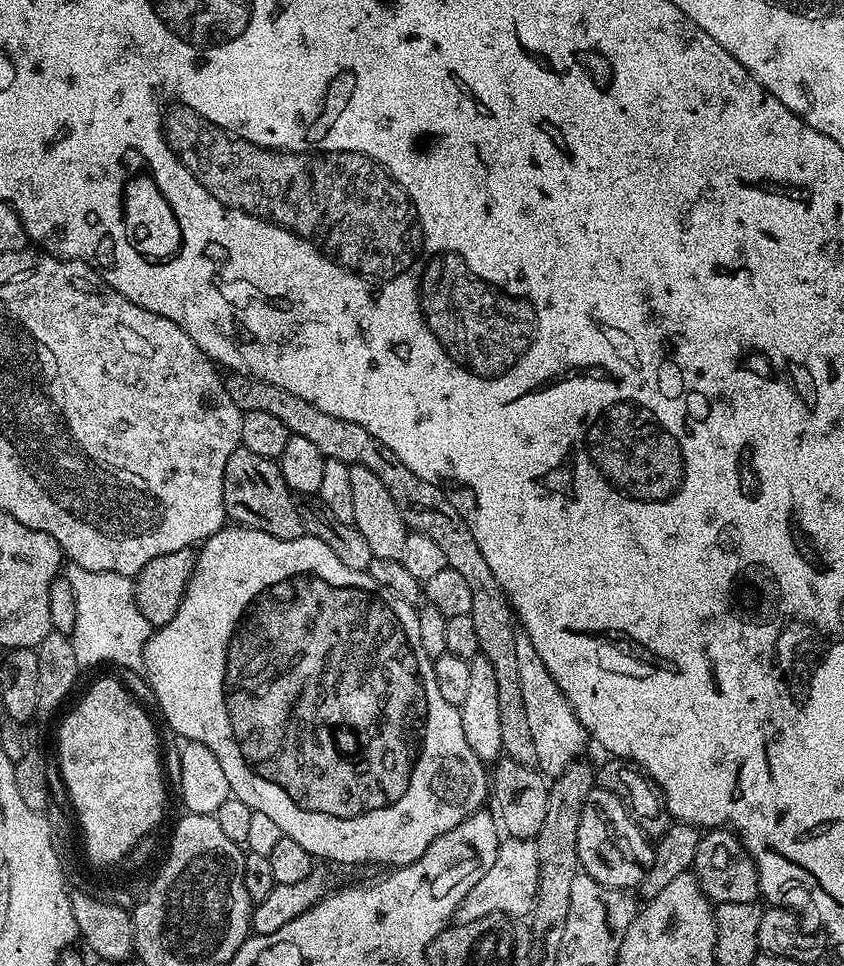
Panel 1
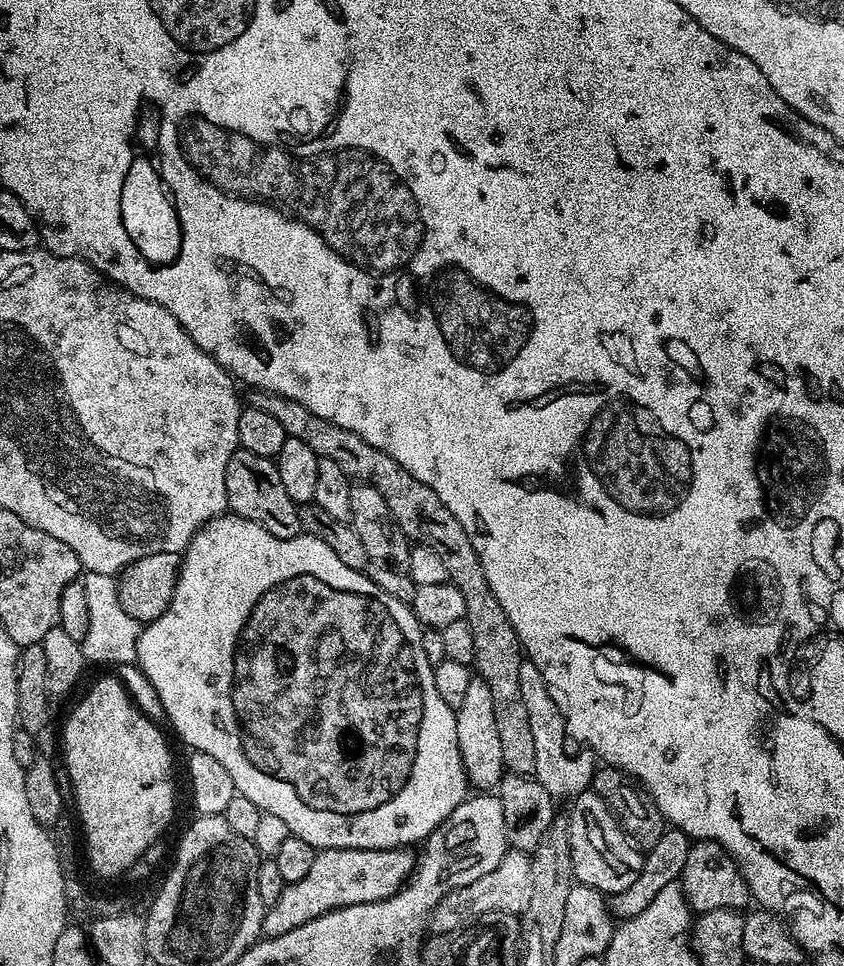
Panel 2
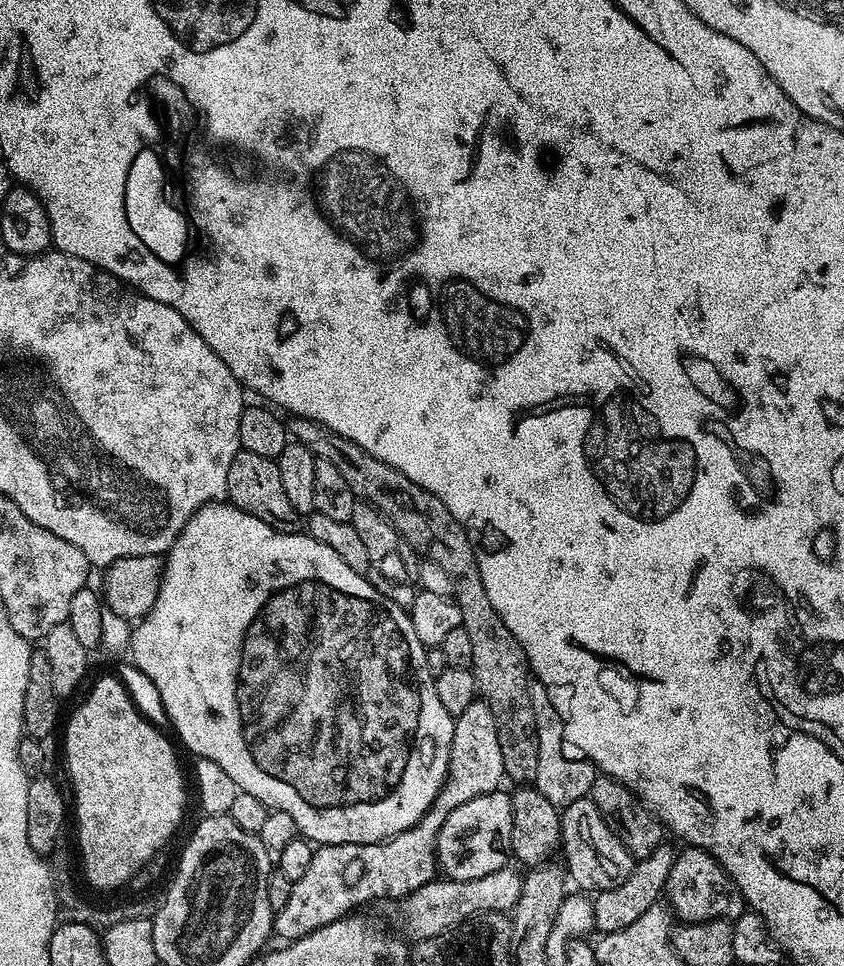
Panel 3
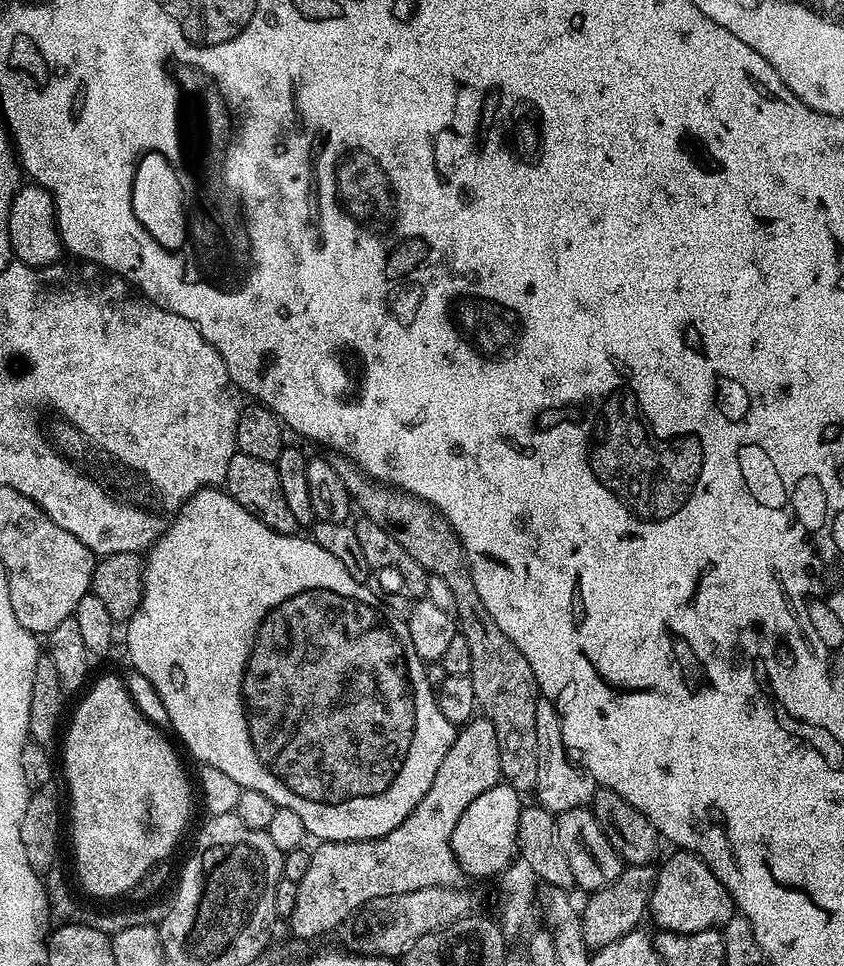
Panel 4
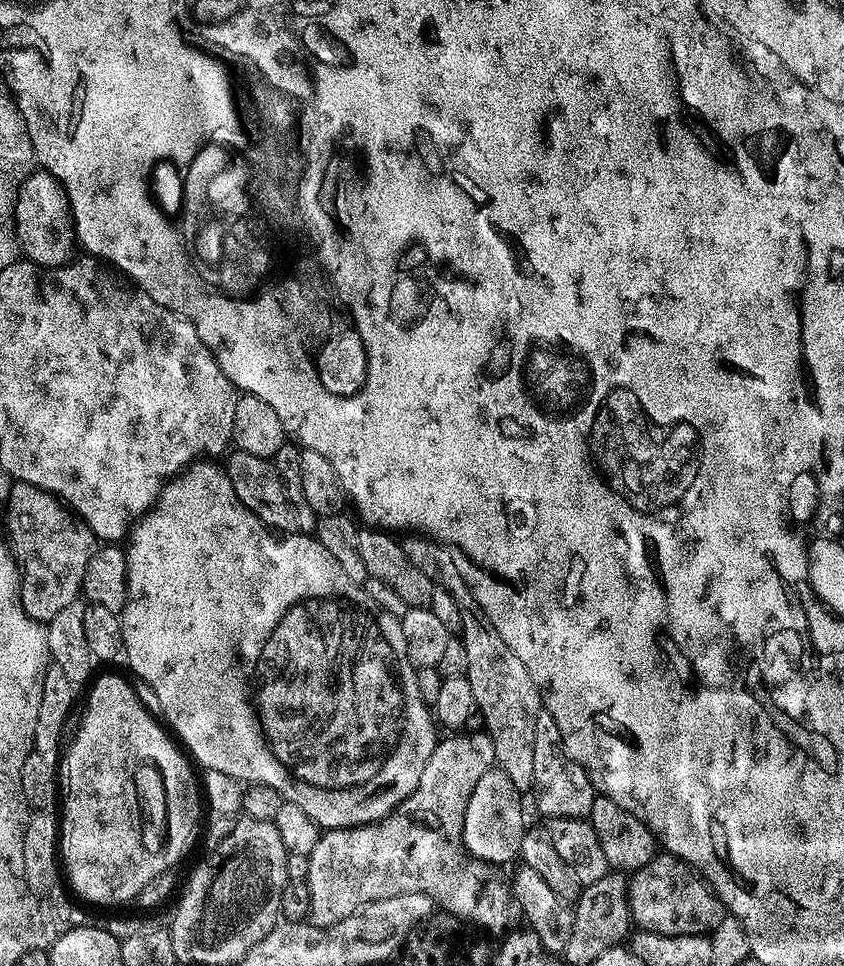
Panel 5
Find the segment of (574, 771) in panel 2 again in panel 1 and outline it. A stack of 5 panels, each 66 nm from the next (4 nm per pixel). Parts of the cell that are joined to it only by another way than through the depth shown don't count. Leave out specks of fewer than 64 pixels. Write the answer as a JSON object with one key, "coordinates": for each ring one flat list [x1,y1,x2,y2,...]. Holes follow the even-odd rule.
{"coordinates":[[523,630,517,631,514,638,514,654,518,657,518,686,522,686,522,702,526,706,526,719,530,725,530,735,538,750,536,768,545,777,561,776,572,764,581,759,584,743,589,743,590,737,584,731,582,722,574,714,566,694,550,678,550,670,542,663,538,650,534,650,534,642]]}

